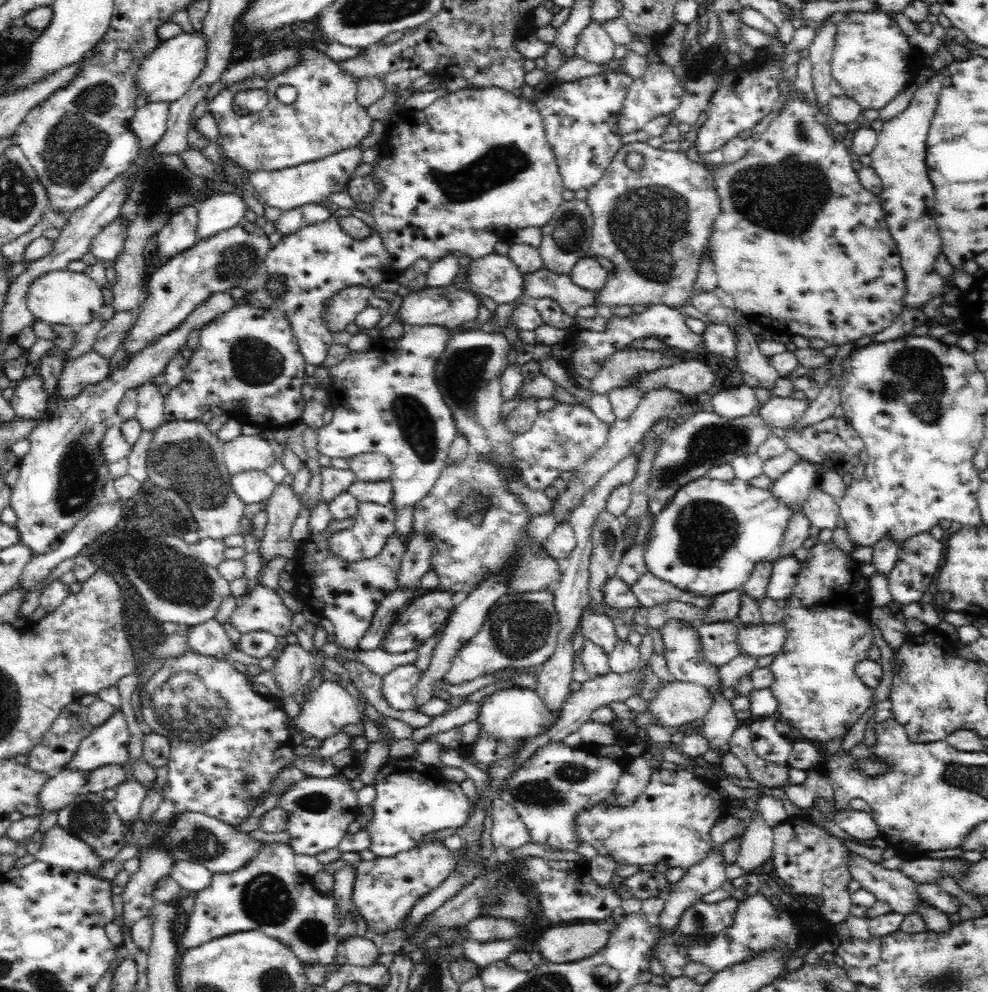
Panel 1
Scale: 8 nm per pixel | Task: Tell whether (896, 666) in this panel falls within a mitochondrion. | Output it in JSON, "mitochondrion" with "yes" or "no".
{"mitochondrion":"no"}

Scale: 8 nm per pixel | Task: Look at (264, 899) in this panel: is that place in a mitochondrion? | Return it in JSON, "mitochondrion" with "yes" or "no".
{"mitochondrion":"yes"}

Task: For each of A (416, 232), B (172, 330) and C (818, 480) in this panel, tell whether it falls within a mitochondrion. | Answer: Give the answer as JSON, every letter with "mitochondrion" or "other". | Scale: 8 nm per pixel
{"A":"other","B":"other","C":"other"}

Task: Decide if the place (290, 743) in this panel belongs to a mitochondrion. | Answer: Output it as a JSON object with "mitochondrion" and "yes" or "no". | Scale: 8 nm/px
{"mitochondrion":"no"}

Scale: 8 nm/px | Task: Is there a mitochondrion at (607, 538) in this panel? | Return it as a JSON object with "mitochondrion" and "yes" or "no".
{"mitochondrion":"yes"}

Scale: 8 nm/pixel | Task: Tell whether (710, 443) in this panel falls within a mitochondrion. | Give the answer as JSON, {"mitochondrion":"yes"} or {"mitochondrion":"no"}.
{"mitochondrion":"yes"}

